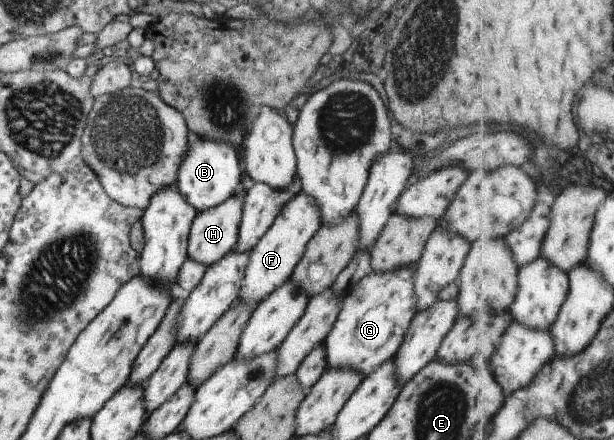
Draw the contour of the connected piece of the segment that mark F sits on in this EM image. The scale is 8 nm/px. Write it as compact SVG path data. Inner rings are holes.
M299 191L293 195L291 200L288 200L281 210L276 214L271 226L265 231L265 234L257 241L255 246L252 246L250 257L245 267L242 283L238 292L238 298L235 303L239 301L259 302L263 300L267 294L272 290L279 288L285 281L289 280L295 265L300 261L301 255L304 253L307 243L310 238L316 233L316 230L320 227L320 208L314 200L307 196L303 191Z

